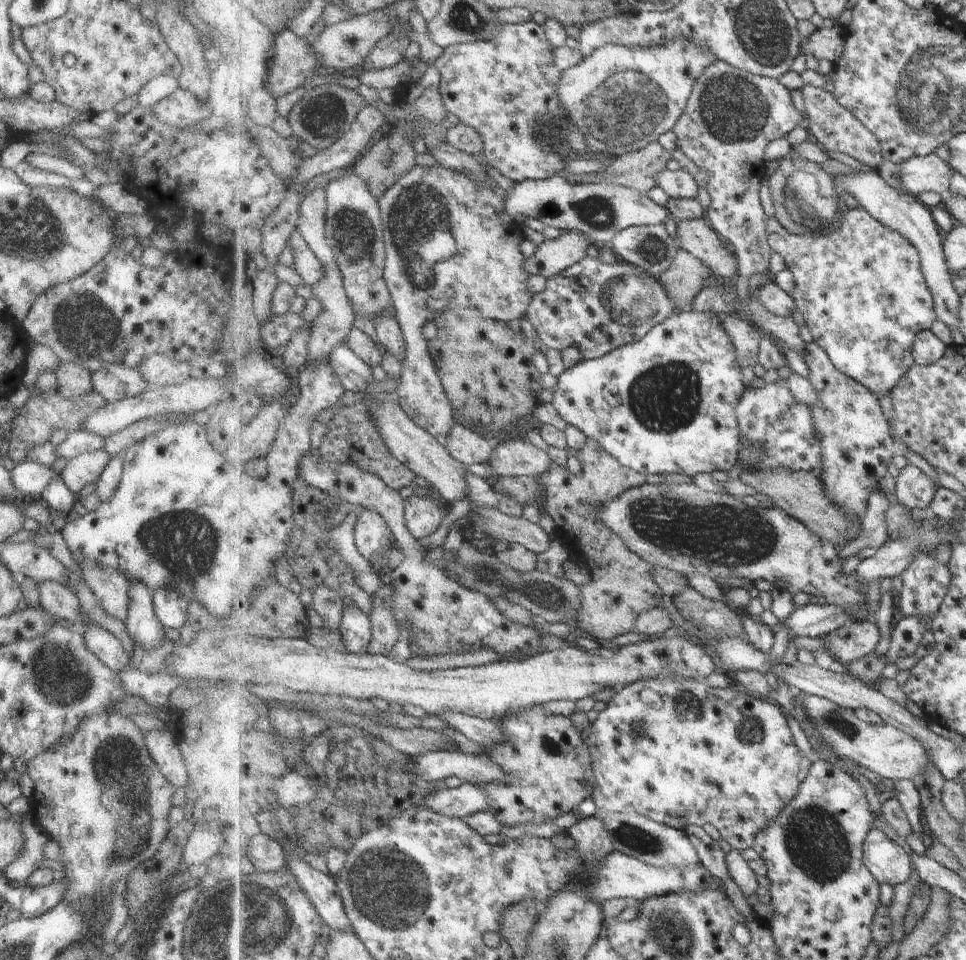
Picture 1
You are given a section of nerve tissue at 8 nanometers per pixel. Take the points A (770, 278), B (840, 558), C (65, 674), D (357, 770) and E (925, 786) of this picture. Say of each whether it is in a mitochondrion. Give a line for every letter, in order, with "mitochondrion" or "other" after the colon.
A: other
B: other
C: mitochondrion
D: mitochondrion
E: other

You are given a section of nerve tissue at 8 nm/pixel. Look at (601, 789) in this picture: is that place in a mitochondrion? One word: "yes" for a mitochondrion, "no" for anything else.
no

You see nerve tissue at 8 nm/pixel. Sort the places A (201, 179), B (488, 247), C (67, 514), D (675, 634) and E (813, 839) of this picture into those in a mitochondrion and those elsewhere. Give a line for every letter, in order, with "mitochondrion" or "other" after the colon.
A: mitochondrion
B: other
C: other
D: other
E: mitochondrion

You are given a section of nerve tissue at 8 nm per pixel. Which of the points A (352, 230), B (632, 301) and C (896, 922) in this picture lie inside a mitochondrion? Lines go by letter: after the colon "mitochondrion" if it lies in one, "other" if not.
A: mitochondrion
B: mitochondrion
C: other

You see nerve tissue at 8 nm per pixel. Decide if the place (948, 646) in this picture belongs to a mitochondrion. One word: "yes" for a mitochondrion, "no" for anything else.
no

